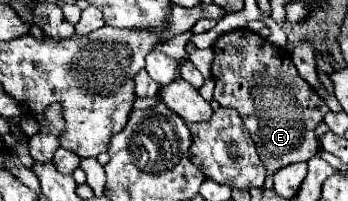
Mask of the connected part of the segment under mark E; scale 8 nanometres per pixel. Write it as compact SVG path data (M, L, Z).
M236 29L230 33L224 33L214 43L214 65L212 65L212 79L216 83L214 99L222 107L236 109L238 115L244 121L244 127L250 131L258 155L270 175L274 175L278 169L296 163L296 161L308 161L318 147L318 141L314 137L314 129L318 123L322 123L324 115L330 111L326 101L318 97L318 93L298 75L294 69L290 55L286 49L278 49L270 45L266 39L262 39L258 33L252 33L250 29Z

